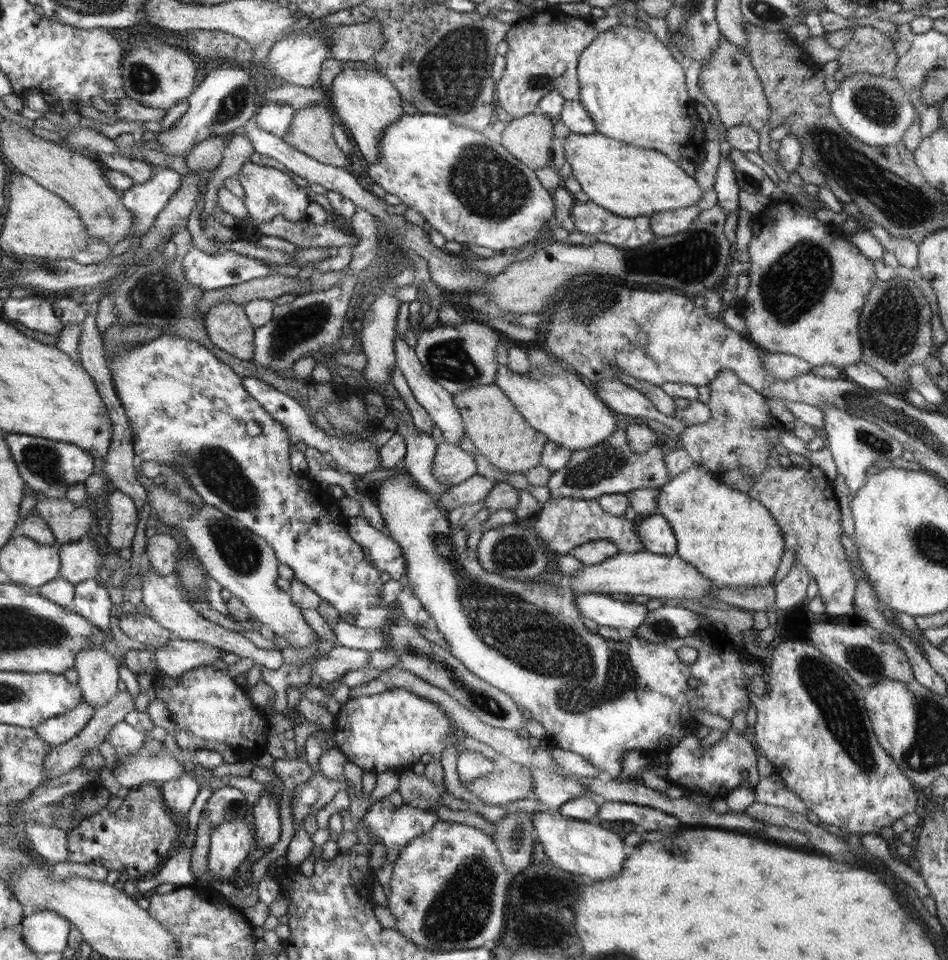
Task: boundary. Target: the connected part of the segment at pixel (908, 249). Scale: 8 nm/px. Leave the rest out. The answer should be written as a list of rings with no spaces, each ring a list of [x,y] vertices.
[[[875,223],[870,229],[875,234],[875,237],[880,241],[880,244],[894,254],[898,264],[911,271],[919,266],[919,245],[912,242],[909,238],[895,238],[880,224]]]

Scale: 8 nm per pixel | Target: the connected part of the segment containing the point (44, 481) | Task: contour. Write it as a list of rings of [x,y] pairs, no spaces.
[[[22,433],[10,434],[8,440],[26,484],[30,485],[31,490],[42,492],[48,498],[64,497],[71,486],[85,483],[86,478],[94,472],[93,456],[78,445]]]

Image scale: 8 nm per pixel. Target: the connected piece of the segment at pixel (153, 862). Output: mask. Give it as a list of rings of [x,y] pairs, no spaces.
[[[146,783],[133,787],[124,798],[116,812],[107,809],[94,812],[69,831],[68,861],[100,863],[108,870],[122,870],[119,871],[122,872],[122,878],[133,879],[150,873],[158,864],[172,858],[180,824],[176,824],[166,812],[158,786]]]

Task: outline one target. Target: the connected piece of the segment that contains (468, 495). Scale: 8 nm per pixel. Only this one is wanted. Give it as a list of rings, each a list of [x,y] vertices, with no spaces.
[[[476,474],[465,482],[451,486],[438,498],[438,501],[441,503],[441,508],[447,512],[465,504],[476,504],[479,500],[483,500],[496,482]]]

